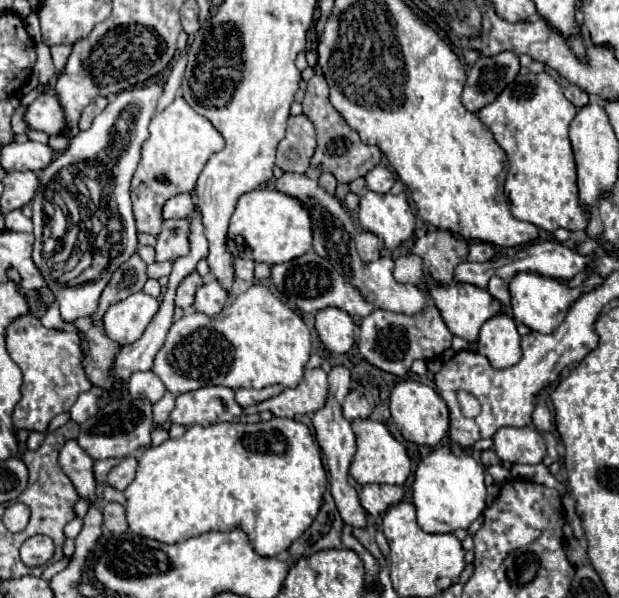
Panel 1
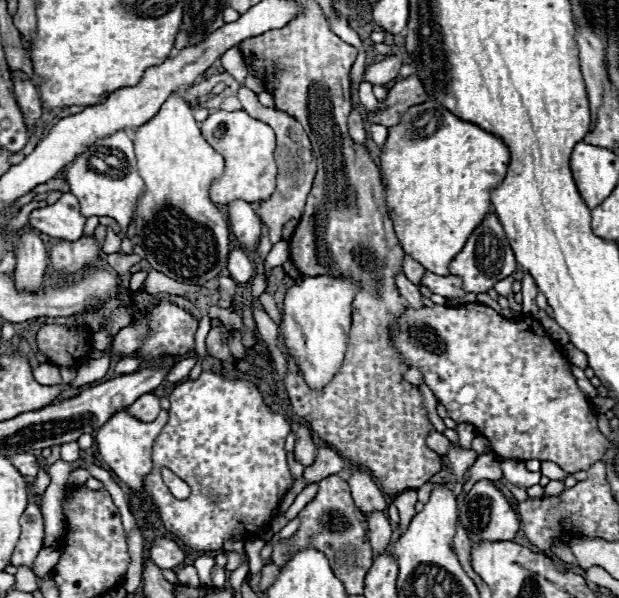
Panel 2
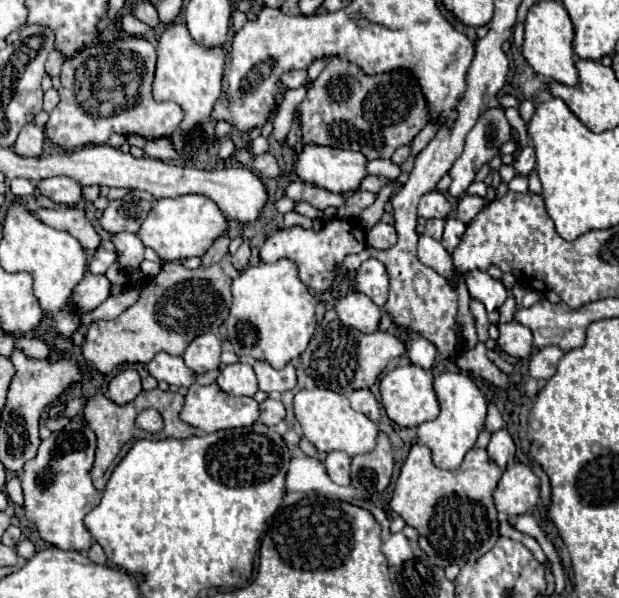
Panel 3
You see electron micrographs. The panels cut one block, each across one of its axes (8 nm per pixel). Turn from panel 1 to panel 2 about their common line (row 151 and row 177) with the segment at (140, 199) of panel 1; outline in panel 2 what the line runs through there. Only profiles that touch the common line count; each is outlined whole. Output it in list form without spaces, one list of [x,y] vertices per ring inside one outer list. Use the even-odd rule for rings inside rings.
[[[178,92],[164,102],[164,106],[156,112],[156,116],[152,116],[146,124],[136,128],[134,146],[136,146],[138,170],[146,184],[146,192],[138,200],[134,212],[136,222],[134,242],[144,250],[146,260],[152,264],[154,270],[182,284],[204,286],[208,280],[220,276],[230,254],[228,222],[208,198],[212,182],[220,178],[220,174],[224,172],[224,158],[218,152],[214,152],[202,138],[200,128],[196,126],[196,120],[192,116],[192,108],[184,102],[184,98]]]

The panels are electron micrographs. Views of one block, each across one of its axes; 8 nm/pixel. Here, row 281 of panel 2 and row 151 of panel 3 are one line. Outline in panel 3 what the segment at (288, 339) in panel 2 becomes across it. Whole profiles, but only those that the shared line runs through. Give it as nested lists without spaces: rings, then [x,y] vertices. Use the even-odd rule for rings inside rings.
[[[304,146],[302,152],[298,154],[296,162],[294,162],[298,176],[304,182],[314,184],[318,188],[326,188],[326,190],[330,190],[334,194],[346,194],[346,192],[358,190],[360,182],[368,174],[366,164],[368,164],[368,160],[360,152],[336,150],[336,148],[328,148],[328,146]]]

